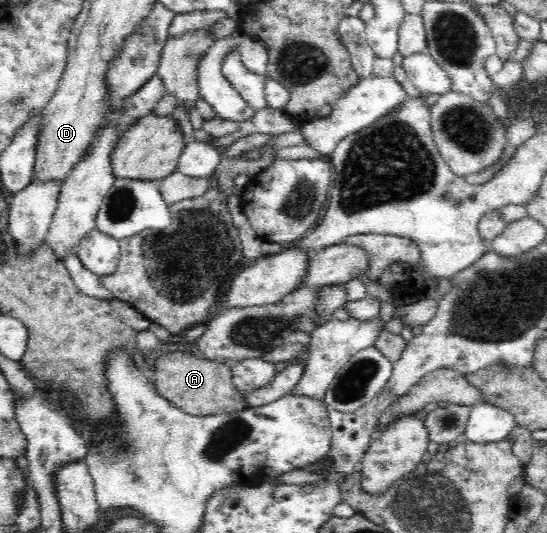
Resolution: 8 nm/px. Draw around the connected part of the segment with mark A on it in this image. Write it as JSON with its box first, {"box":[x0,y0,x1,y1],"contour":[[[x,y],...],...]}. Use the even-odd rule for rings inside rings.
{"box":[154,346,246,415],"contour":[[[180,346],[155,361],[154,385],[162,397],[190,415],[218,415],[246,408],[245,395],[234,387],[232,375],[231,364],[198,357]]]}

